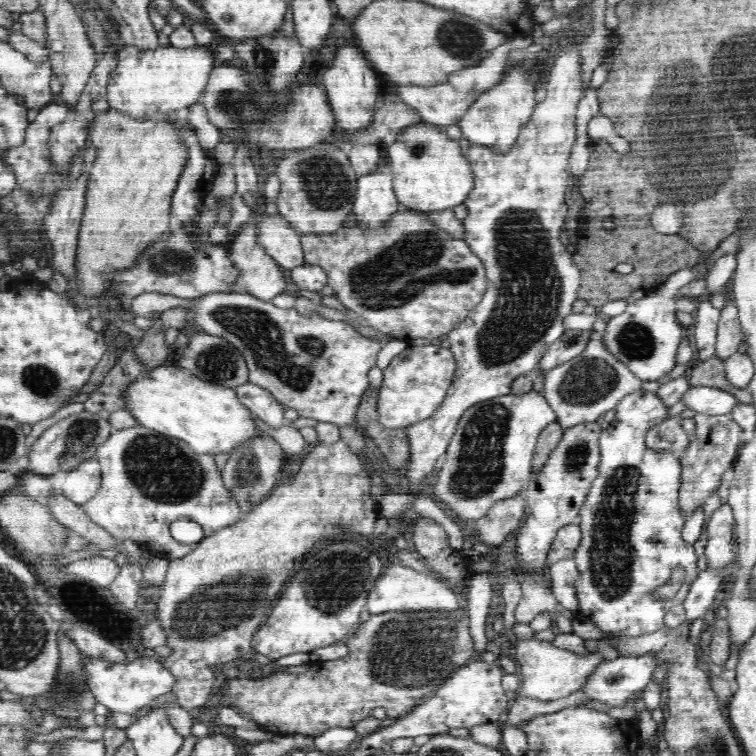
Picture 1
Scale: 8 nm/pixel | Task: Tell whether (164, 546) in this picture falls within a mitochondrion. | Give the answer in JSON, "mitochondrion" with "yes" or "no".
{"mitochondrion":"no"}

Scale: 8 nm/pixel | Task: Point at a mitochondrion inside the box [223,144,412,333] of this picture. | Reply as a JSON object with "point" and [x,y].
{"point":[324,181]}

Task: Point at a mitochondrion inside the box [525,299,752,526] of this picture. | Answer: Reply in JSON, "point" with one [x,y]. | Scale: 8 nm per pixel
{"point":[590,380]}

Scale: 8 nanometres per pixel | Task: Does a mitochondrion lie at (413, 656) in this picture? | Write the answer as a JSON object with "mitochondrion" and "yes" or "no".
{"mitochondrion":"yes"}

